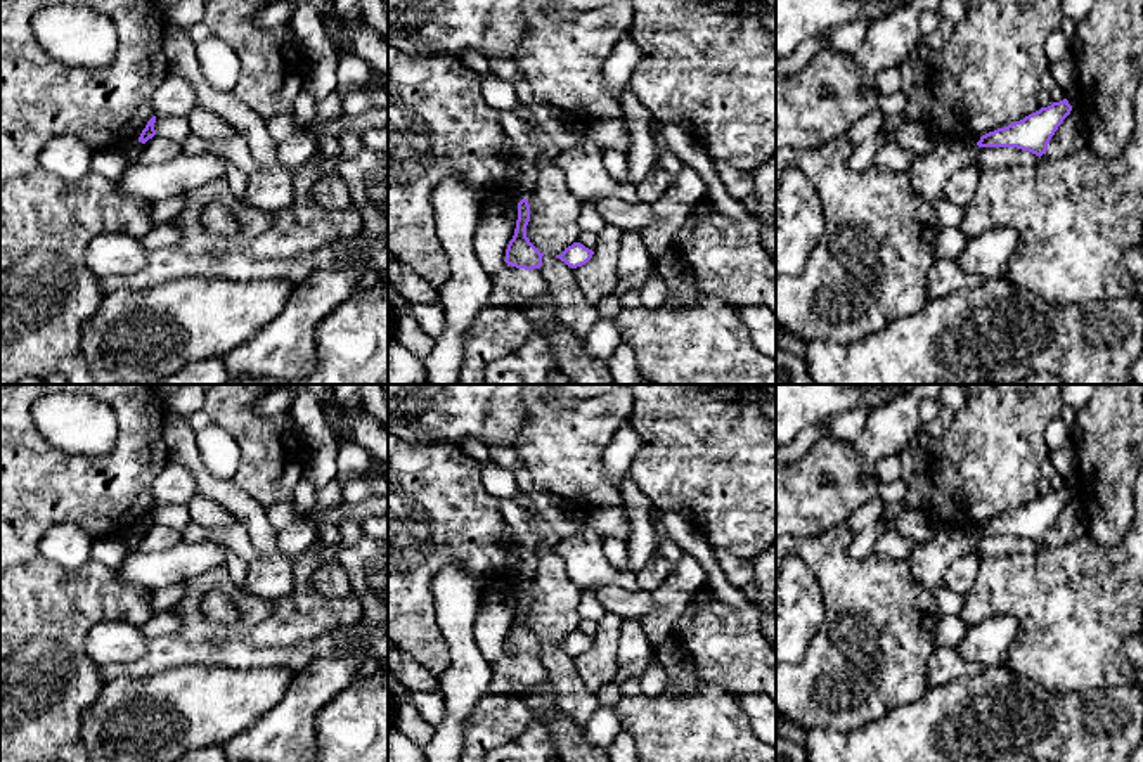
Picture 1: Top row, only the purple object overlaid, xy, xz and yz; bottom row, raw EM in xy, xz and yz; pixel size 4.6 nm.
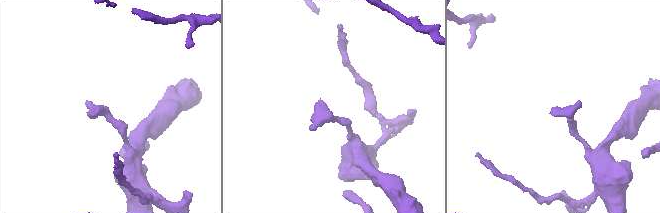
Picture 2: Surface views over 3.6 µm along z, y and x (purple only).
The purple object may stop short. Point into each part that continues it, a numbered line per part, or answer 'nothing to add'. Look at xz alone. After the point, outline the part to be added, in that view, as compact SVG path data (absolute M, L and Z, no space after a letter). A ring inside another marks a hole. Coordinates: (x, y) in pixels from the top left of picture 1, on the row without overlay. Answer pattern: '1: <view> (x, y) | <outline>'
nothing to add

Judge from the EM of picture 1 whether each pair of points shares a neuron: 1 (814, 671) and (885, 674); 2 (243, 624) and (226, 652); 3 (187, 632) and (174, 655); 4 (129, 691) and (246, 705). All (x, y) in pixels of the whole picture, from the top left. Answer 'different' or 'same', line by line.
1: same
2: different
3: different
4: same

